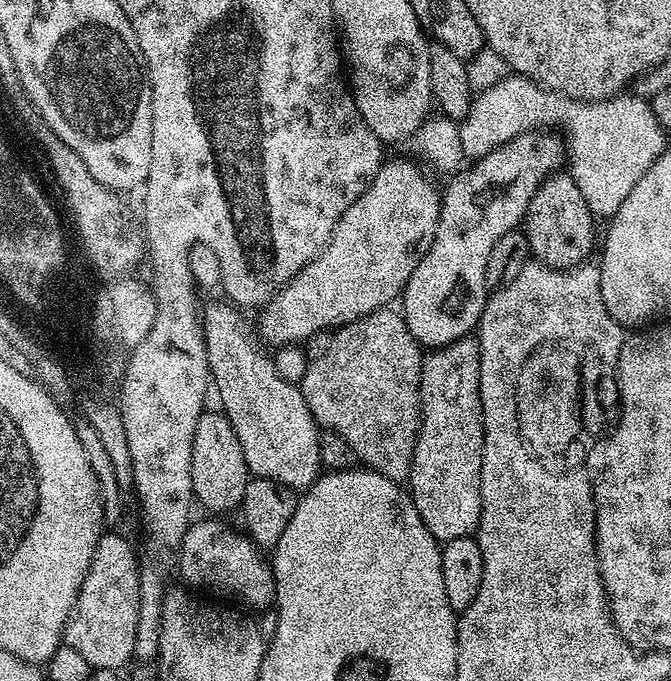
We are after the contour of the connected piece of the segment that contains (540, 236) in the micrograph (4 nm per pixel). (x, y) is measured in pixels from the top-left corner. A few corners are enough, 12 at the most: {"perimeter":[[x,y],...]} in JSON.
{"perimeter":[[571,174],[540,185],[522,231],[548,268],[587,261],[592,211]]}

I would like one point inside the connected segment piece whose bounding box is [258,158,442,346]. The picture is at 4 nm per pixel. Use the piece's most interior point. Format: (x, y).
(378, 243)

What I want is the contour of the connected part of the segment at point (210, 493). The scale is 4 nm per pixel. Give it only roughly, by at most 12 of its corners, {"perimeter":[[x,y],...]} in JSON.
{"perimeter":[[201,412],[192,495],[239,509],[250,473],[228,417]]}

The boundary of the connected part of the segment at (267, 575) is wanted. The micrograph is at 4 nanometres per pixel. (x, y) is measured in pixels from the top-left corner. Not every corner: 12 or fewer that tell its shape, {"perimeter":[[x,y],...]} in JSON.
{"perimeter":[[219,519],[188,525],[179,546],[189,585],[252,608],[276,599],[272,565]]}

